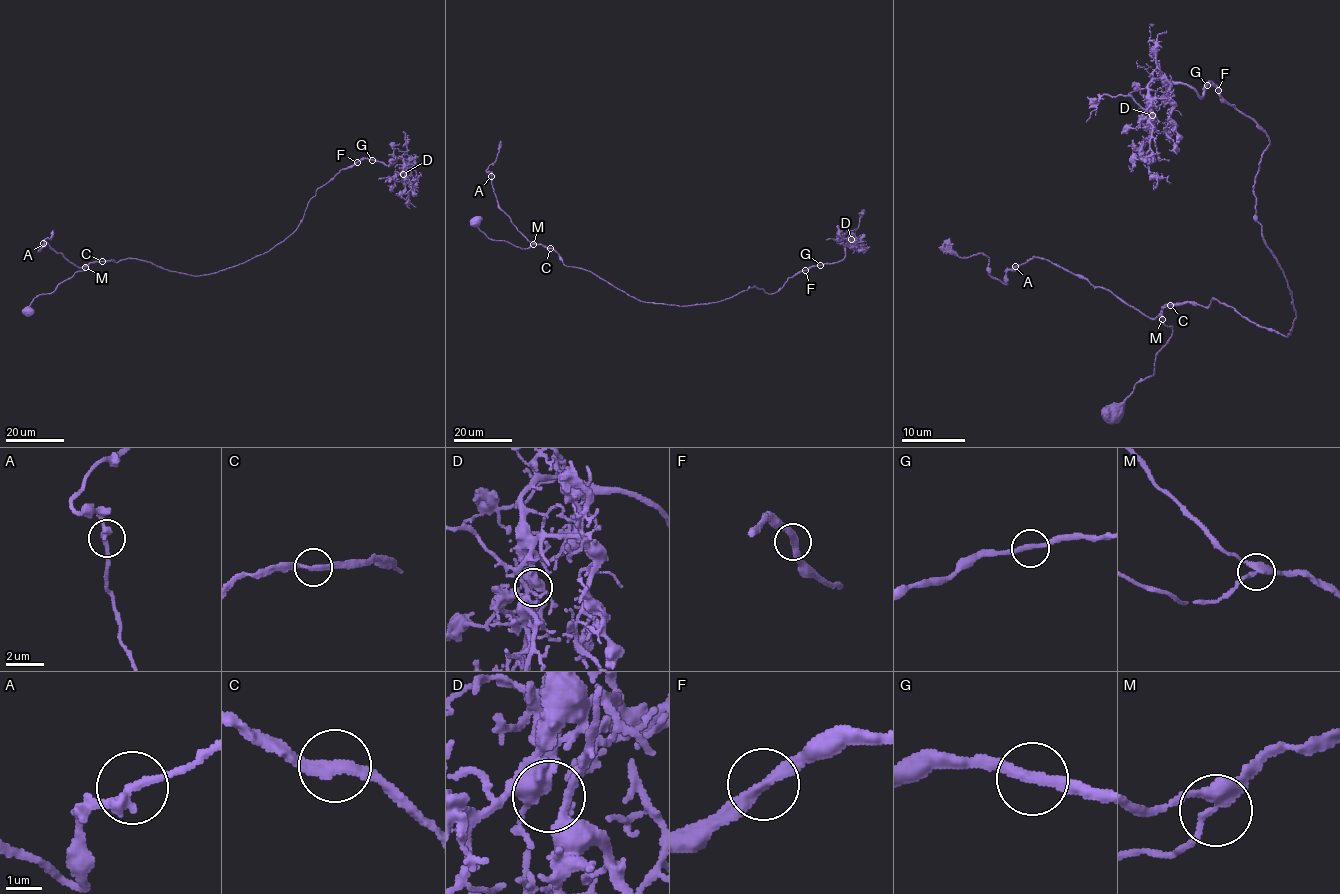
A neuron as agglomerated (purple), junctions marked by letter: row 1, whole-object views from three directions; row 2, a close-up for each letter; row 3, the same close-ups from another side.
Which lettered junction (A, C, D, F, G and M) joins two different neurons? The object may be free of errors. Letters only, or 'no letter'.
no letter

